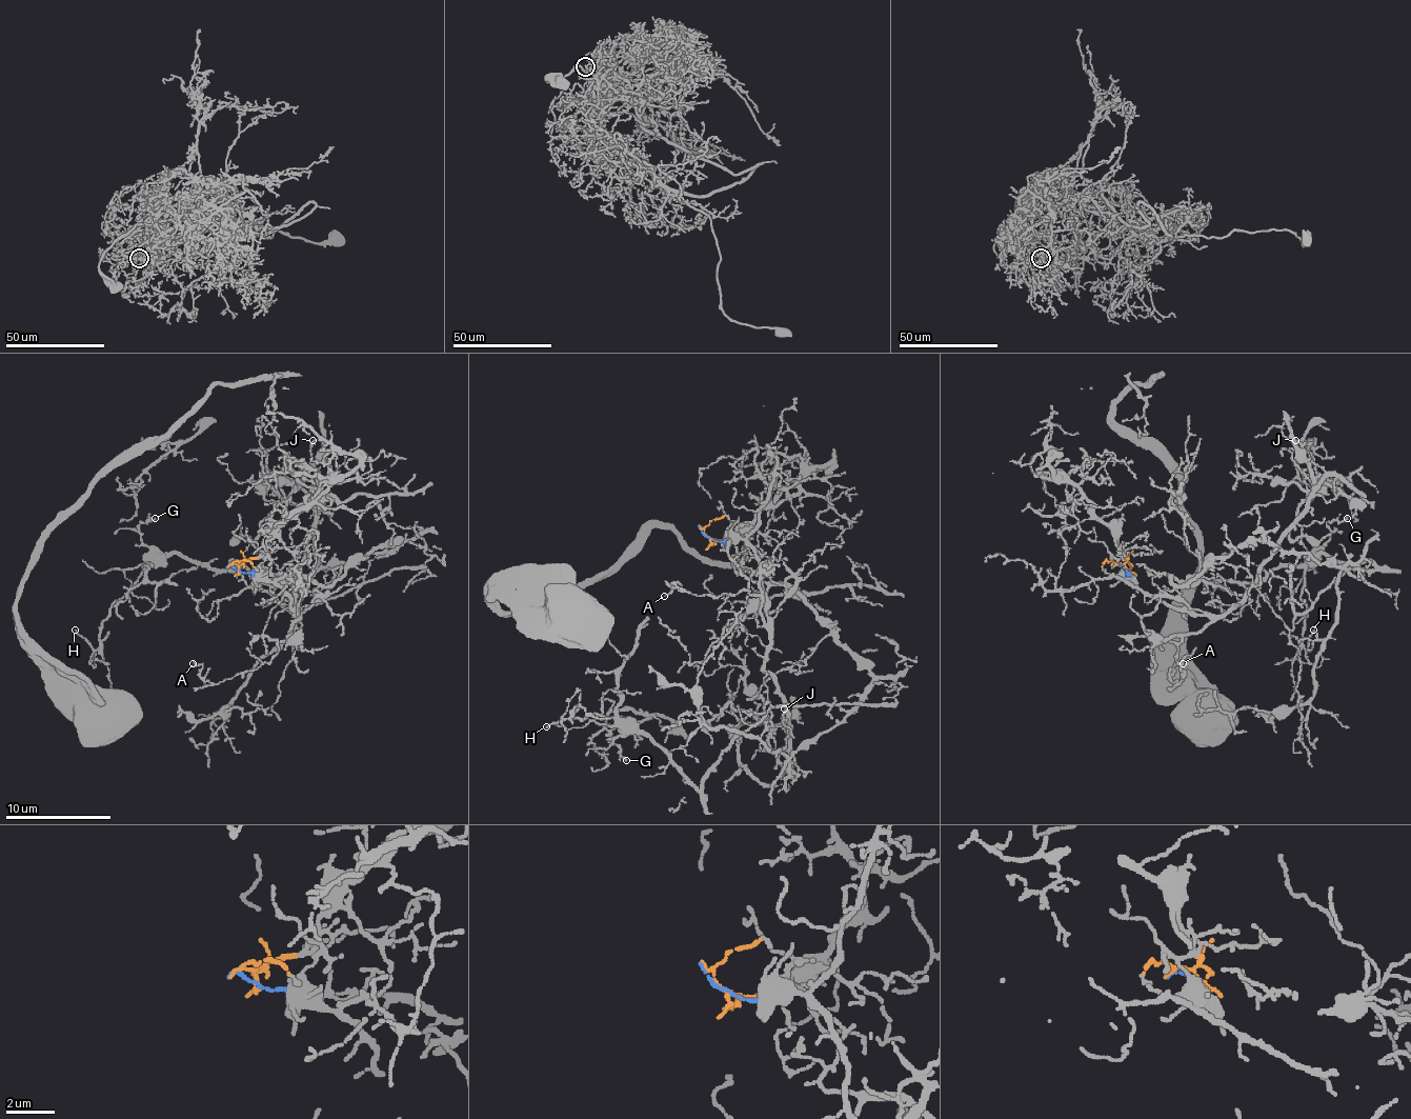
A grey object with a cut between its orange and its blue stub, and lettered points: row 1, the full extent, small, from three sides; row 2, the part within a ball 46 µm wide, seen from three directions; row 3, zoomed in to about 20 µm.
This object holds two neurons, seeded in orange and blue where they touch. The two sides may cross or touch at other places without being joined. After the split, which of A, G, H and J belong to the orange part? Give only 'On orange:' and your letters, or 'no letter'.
On orange: no letter

